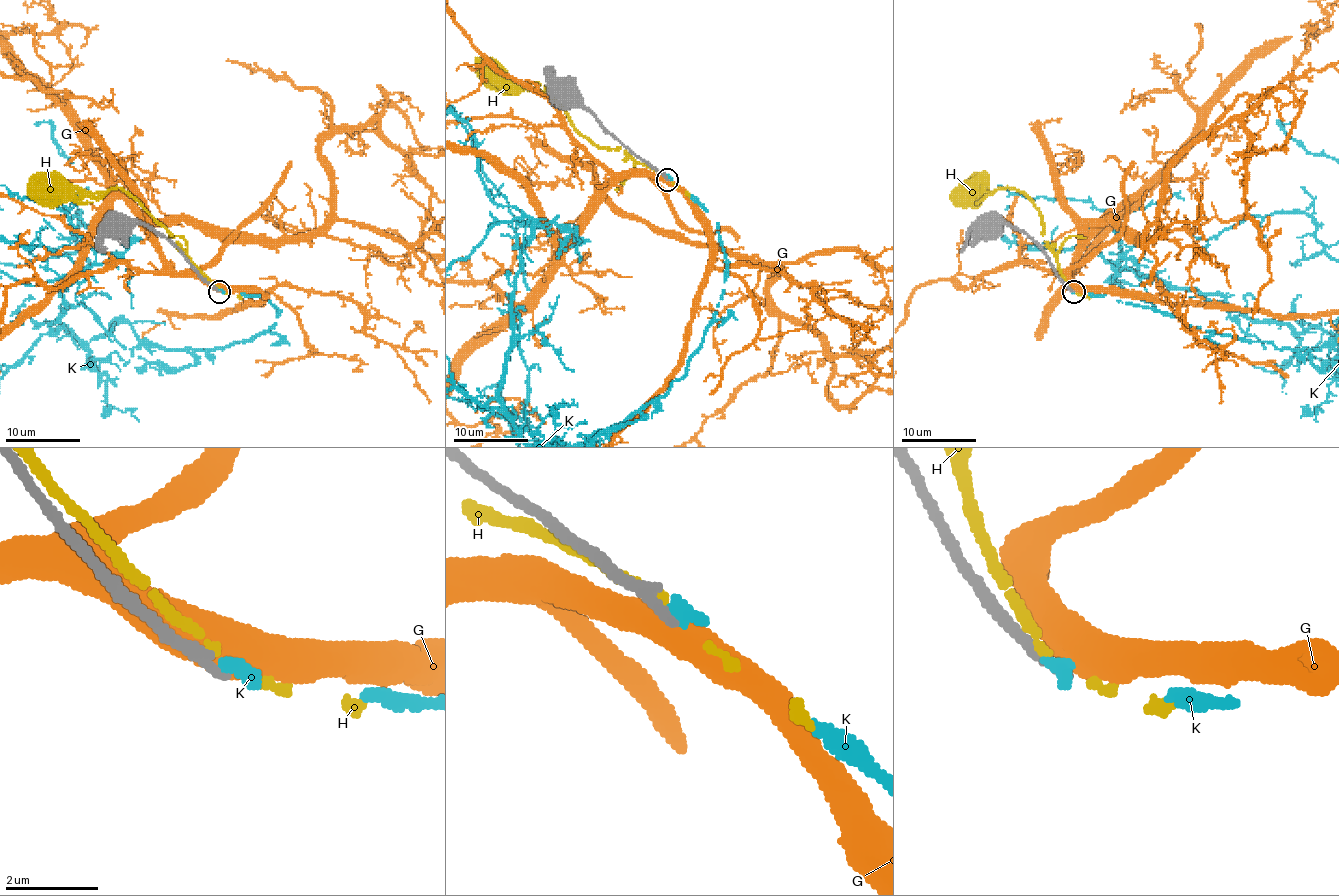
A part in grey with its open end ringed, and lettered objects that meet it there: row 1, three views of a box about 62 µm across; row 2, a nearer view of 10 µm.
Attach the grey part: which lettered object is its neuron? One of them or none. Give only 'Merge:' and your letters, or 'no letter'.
Merge: no letter

